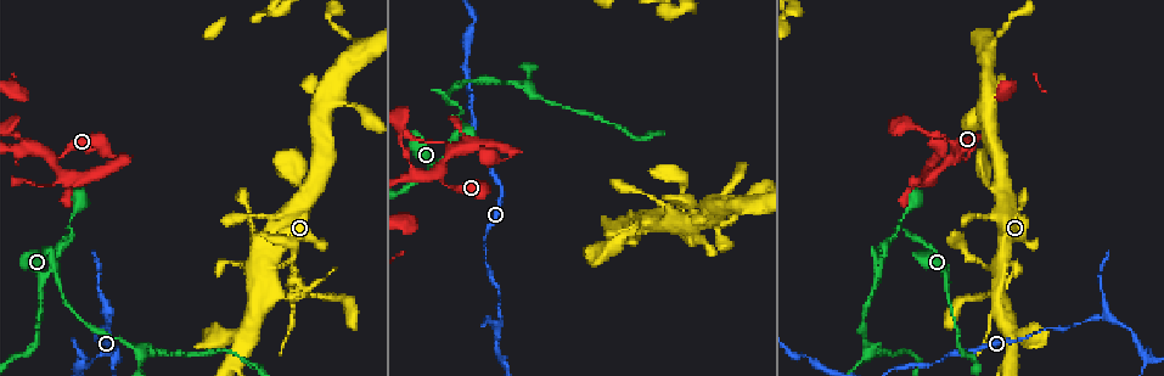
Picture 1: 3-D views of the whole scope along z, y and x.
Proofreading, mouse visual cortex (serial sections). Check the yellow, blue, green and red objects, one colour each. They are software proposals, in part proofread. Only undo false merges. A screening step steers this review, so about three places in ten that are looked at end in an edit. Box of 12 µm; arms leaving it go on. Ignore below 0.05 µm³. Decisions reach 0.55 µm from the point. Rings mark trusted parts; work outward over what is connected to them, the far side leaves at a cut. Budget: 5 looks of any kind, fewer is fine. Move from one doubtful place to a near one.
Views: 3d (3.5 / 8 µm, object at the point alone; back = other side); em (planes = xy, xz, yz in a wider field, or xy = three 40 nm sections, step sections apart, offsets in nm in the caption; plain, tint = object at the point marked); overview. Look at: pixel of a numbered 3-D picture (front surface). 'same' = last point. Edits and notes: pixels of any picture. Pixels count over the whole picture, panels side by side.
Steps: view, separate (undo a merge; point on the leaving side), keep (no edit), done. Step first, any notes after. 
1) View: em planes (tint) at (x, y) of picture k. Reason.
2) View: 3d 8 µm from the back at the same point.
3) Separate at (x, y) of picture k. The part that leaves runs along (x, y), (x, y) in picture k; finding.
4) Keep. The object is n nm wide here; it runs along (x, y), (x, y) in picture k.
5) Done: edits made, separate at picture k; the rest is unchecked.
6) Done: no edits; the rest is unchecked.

View: 3d 3.5 µm at (466, 146) of picture 1. Arms part here.

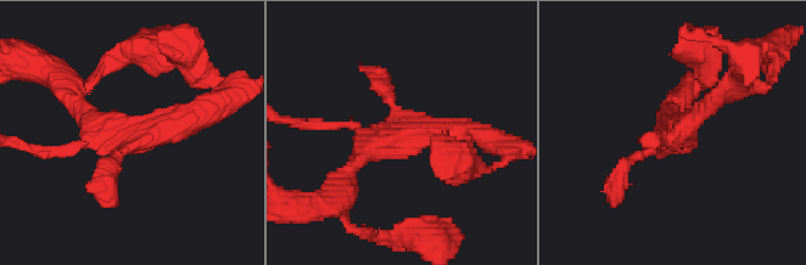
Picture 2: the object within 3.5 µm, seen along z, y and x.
View: em xy step 2 (tint) at (132, 132) of picture 2.

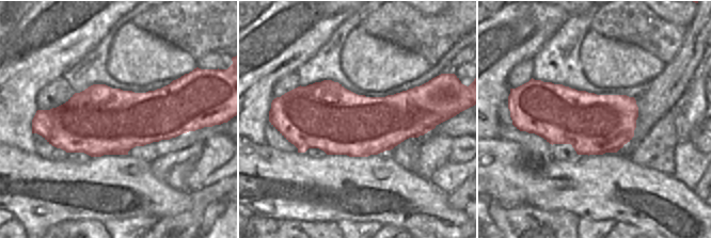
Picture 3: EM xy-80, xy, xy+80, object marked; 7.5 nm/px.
Keep. It runs along (342, 175), (375, 145), (483, 135) in picture 2; continuous, no second cell.

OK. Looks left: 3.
View: em xy step 2 (tint) at (331, 104) of picture 1. Thin arm on a thick one.

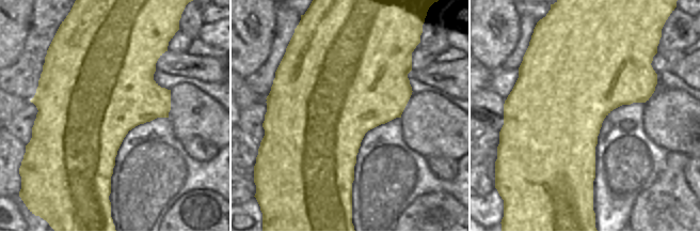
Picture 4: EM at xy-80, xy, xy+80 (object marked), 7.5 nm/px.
View: 3d 3.5 µm at the same point.

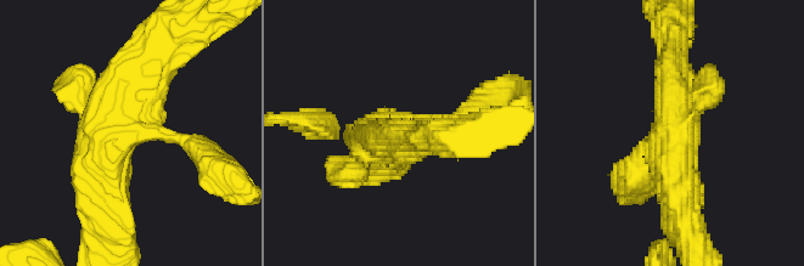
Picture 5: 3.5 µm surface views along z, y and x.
Keep. 4 arms meet here; the arms are 150, 300, 450, 500 nm wide; it runs along (111, 201), (111, 125), (159, 55) in picture 5; one cell here.

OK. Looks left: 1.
Done: no edits; the rest is unchecked.

